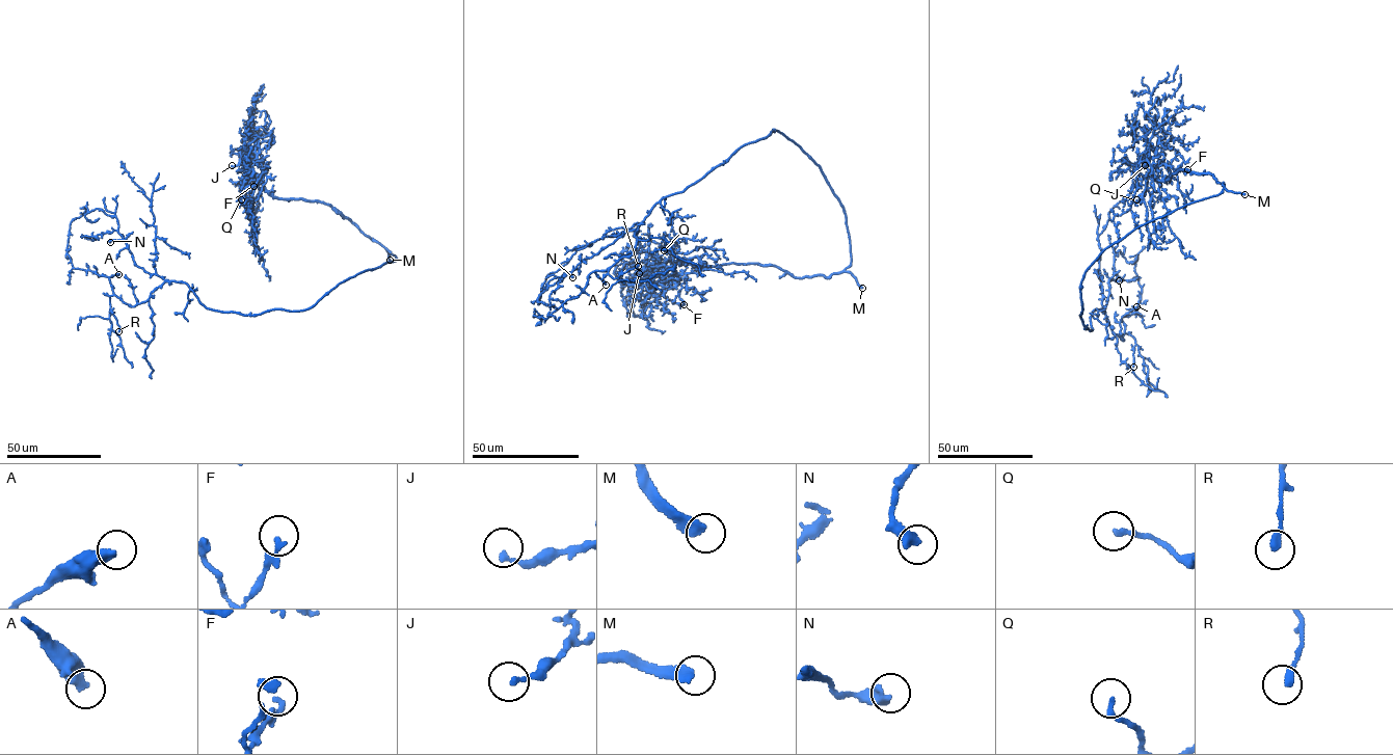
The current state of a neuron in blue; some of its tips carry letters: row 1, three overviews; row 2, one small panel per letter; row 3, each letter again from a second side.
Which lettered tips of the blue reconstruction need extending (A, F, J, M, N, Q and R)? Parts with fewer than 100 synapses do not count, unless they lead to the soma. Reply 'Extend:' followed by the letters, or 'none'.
Extend: M

